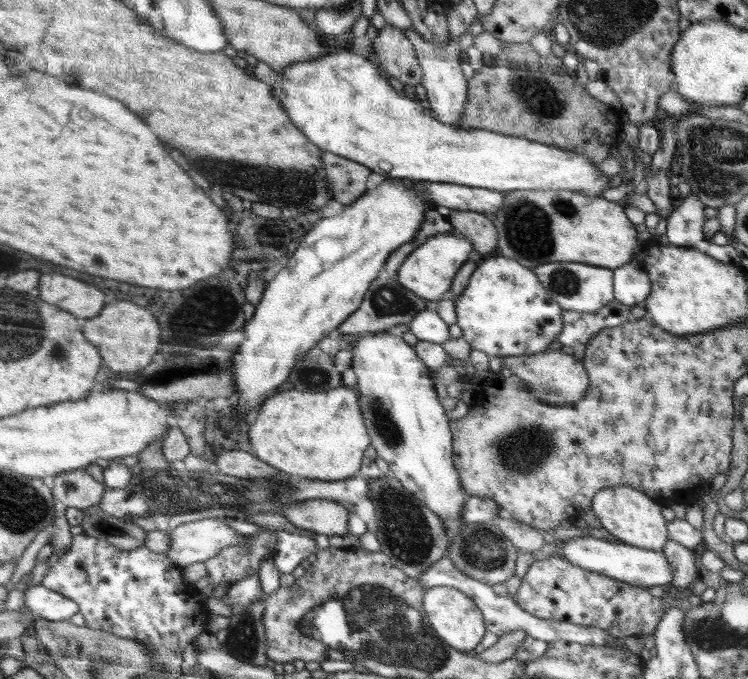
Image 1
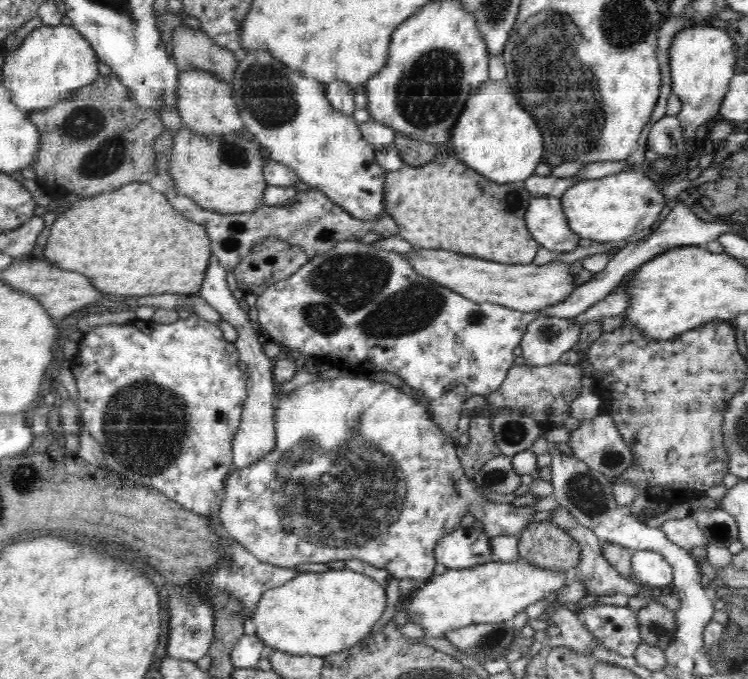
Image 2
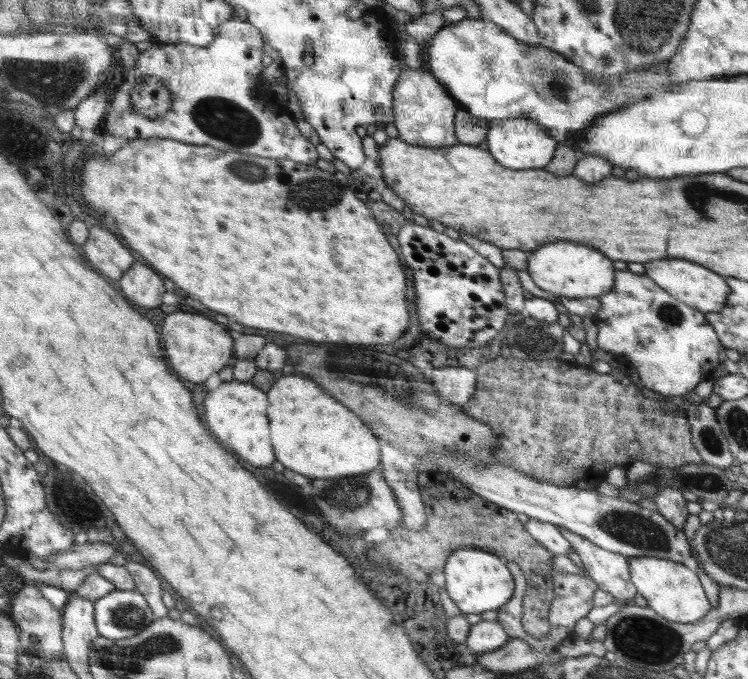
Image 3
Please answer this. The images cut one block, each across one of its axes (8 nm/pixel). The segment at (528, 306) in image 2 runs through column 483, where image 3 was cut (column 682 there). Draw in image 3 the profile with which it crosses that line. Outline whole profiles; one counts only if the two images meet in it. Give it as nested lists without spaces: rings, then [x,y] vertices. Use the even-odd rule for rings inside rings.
[[[663,258],[644,263],[644,267],[644,274],[648,278],[659,283],[665,291],[668,291],[668,294],[675,295],[680,302],[687,303],[696,310],[704,313],[718,312],[727,304],[727,296],[731,293],[731,287],[728,286],[726,276],[716,274],[716,271],[708,269],[700,263],[686,258]]]

